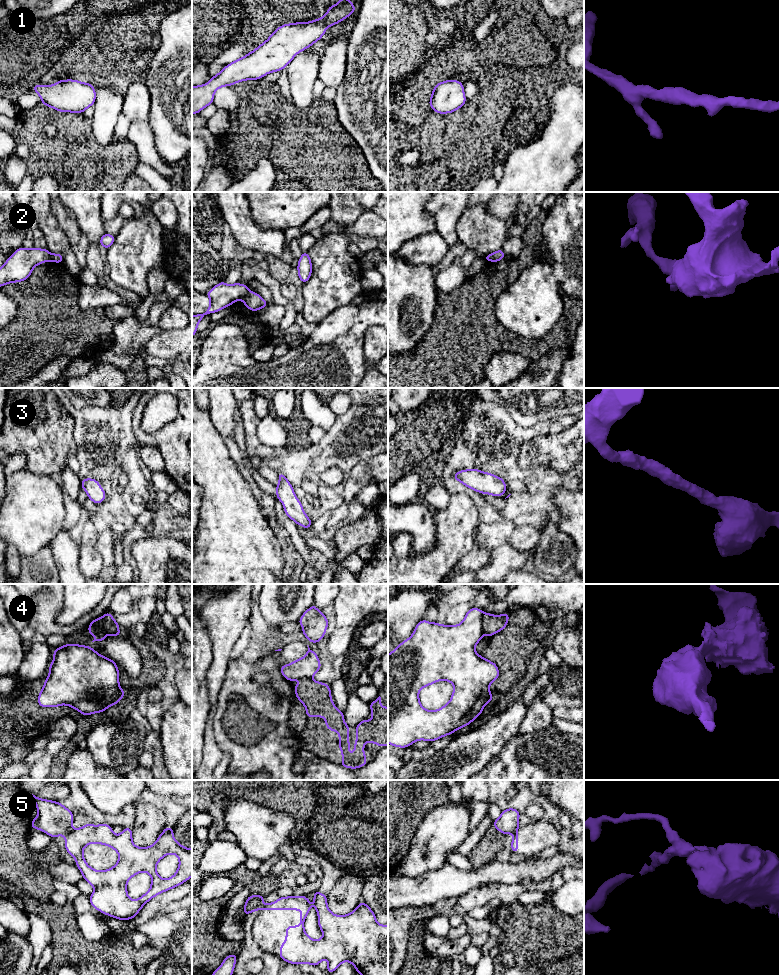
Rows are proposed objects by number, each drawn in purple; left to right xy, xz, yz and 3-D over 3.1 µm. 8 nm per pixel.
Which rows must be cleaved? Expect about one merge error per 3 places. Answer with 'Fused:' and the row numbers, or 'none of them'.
Fused: 2, 4, 5

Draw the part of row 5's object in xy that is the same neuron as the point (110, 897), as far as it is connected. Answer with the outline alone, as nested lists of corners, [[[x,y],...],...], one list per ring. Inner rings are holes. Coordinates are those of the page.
[[[86,823],[81,828],[70,830],[65,837],[67,853],[75,858],[83,879],[94,888],[90,895],[91,906],[116,919],[134,918],[153,897],[192,877],[192,849],[183,847],[175,840],[173,827],[165,828],[153,845],[144,848],[133,844],[132,828],[124,828],[119,835],[115,835],[108,824]],[[91,843],[113,848],[119,855],[118,862],[107,870],[92,869],[83,857],[83,849]],[[169,854],[179,858],[179,867],[172,877],[162,879],[156,865]],[[140,872],[151,876],[151,887],[139,899],[132,900],[127,894],[127,882]]]

